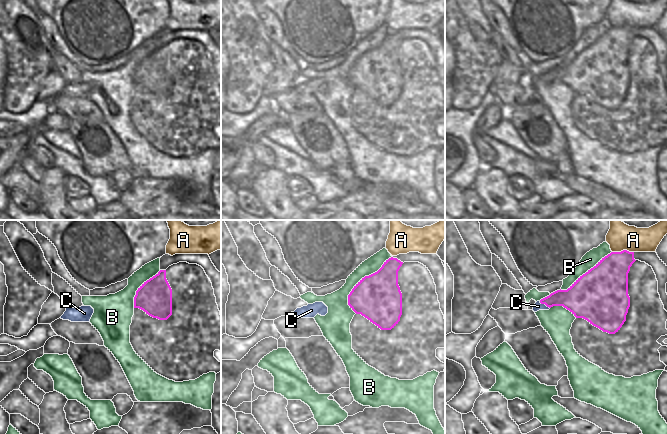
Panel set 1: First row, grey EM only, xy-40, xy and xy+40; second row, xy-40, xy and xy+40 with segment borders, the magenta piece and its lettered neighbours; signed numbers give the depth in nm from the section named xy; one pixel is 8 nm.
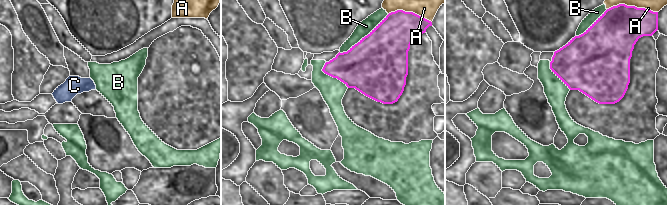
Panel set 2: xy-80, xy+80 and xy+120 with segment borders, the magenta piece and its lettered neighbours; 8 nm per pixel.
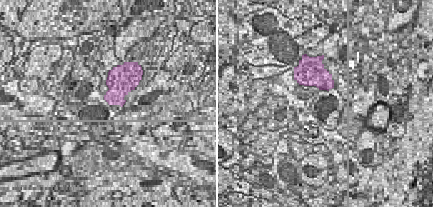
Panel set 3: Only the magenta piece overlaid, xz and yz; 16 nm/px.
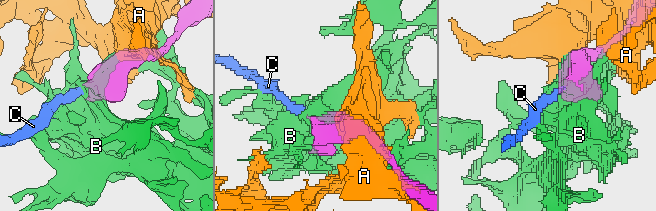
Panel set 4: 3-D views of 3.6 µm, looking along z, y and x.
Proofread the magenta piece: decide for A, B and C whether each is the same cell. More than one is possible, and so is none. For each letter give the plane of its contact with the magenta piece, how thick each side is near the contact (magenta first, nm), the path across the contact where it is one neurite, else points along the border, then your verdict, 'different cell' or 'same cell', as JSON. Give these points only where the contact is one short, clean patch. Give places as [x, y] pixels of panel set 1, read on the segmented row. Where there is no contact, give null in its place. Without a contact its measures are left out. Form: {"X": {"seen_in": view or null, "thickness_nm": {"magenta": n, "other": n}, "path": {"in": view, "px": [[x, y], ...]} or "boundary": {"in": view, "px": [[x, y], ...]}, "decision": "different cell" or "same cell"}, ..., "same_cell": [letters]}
{"A": {"seen_in": "xy+40", "thickness_nm": {"magenta": 300, "other": 220}, "decision": "different cell"}, "B": {"seen_in": "xy", "thickness_nm": {"magenta": 380, "other": 180}, "decision": "different cell"}, "C": {"seen_in": "xy+40", "thickness_nm": {"magenta": 200, "other": 70}, "path": {"in": "xy+40", "px": [[574, 299], [553, 299], [544, 303], [538, 306]]}, "decision": "same cell"}, "same_cell": ["C"]}

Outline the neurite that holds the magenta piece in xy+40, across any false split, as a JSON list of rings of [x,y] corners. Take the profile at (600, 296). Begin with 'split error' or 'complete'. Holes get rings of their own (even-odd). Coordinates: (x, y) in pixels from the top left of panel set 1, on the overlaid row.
split error | [[[611,252],[580,276],[567,290],[557,290],[537,301],[533,311],[563,306],[603,332],[615,334],[626,321],[630,307],[628,273],[634,252]]]

